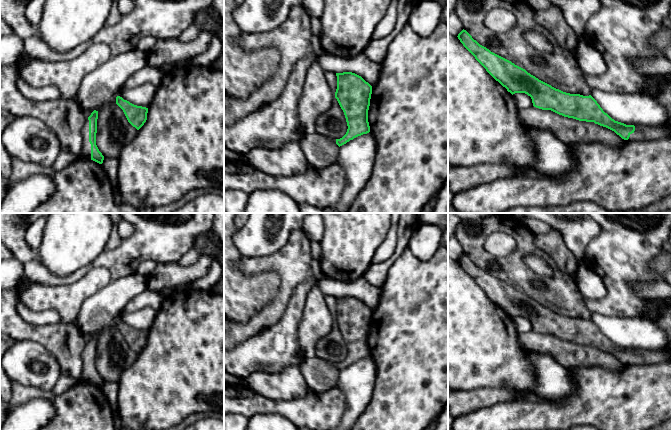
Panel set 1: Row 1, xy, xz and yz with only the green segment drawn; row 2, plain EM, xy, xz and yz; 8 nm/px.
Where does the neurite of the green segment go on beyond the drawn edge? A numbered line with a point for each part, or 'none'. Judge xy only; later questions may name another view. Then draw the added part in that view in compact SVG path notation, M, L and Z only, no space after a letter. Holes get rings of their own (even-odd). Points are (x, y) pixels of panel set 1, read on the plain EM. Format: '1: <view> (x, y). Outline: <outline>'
1: xy (86, 370). Outline: M88 341L86 342L86 346L82 352L81 357L82 357L83 367L82 367L82 375L81 375L80 380L91 383L91 368L89 366L89 344L88 344Z

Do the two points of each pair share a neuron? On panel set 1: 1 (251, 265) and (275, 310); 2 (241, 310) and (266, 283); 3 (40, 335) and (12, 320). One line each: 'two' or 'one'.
1: one
2: one
3: one

